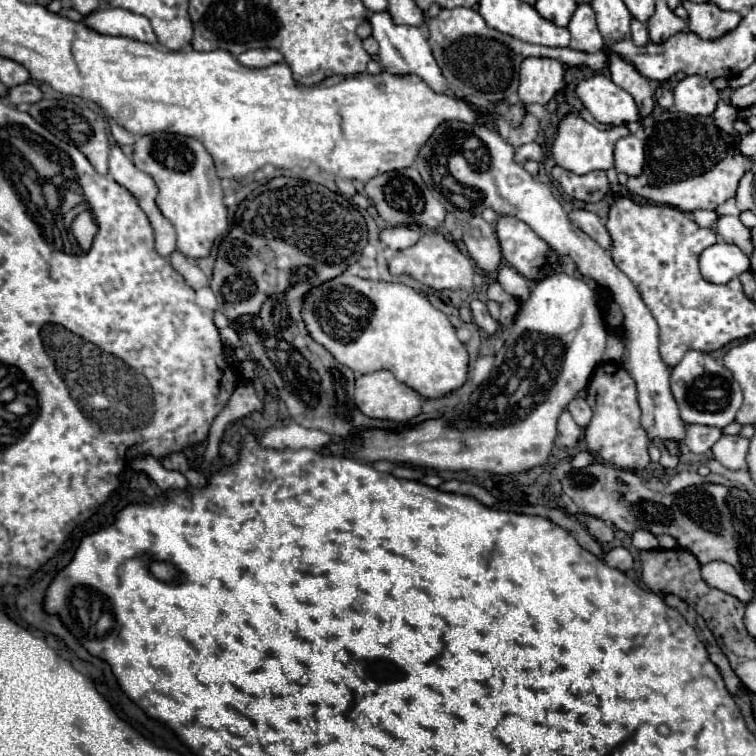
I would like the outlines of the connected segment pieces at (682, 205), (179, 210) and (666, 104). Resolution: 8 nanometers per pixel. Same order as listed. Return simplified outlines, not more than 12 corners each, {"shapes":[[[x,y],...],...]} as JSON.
{"shapes":[[[736,107],[648,119],[626,187],[718,211],[746,173]],[[140,135],[178,251],[206,257],[228,229],[220,179],[198,139]],[[656,89],[656,101],[664,109],[674,107],[672,91]]]}

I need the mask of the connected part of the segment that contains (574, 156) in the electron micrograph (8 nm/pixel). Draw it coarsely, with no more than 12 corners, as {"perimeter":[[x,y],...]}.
{"perimeter":[[578,113],[556,127],[552,157],[576,175],[614,165],[628,129],[600,131]]}

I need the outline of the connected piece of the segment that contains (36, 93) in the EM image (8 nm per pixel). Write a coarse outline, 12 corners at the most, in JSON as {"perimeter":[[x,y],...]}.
{"perimeter":[[22,83],[8,89],[12,105],[30,105],[42,97],[38,85]]}

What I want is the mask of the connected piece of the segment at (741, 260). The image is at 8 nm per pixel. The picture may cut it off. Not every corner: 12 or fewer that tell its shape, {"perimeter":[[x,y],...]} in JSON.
{"perimeter":[[716,243],[700,255],[710,283],[728,283],[750,271],[736,245]]}

